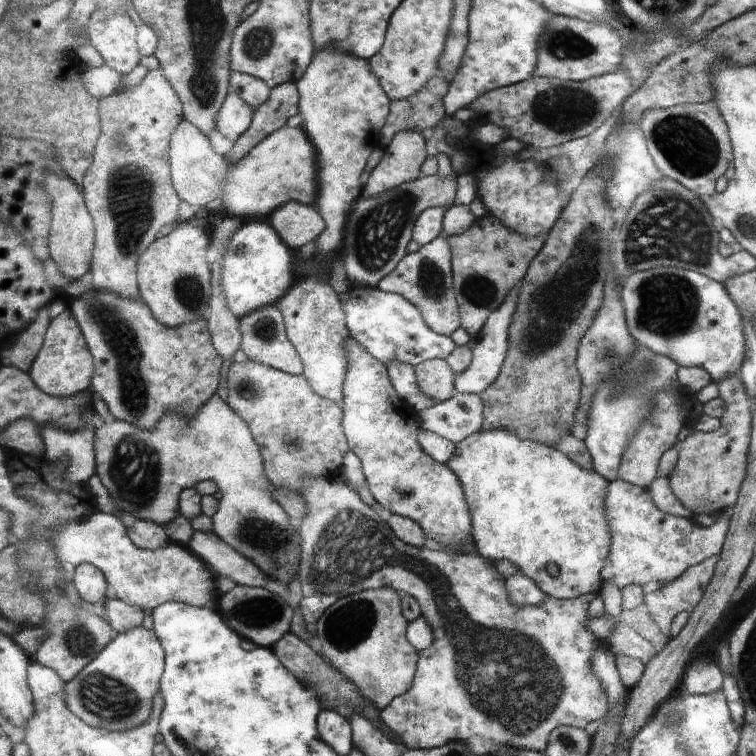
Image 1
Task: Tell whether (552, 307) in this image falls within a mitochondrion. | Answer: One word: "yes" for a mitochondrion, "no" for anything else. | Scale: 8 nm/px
yes

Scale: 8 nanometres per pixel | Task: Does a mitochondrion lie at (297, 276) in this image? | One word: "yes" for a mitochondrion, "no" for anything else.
no

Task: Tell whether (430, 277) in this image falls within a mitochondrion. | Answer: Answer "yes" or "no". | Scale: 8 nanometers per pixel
yes

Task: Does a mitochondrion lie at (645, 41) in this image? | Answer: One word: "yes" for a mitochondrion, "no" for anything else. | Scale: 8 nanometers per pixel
yes

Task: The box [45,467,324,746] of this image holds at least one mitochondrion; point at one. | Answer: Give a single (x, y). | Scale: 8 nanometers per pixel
(103, 695)

